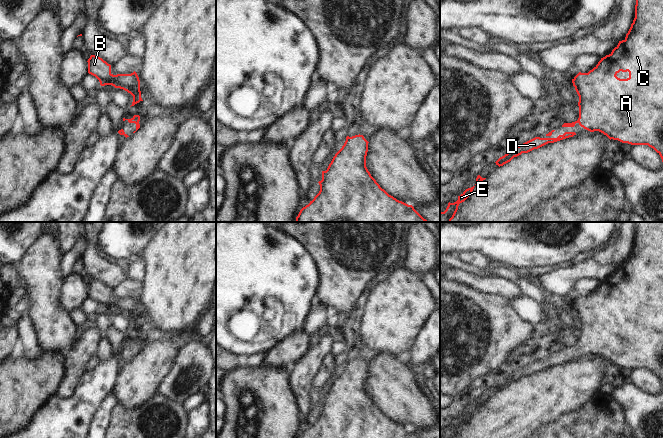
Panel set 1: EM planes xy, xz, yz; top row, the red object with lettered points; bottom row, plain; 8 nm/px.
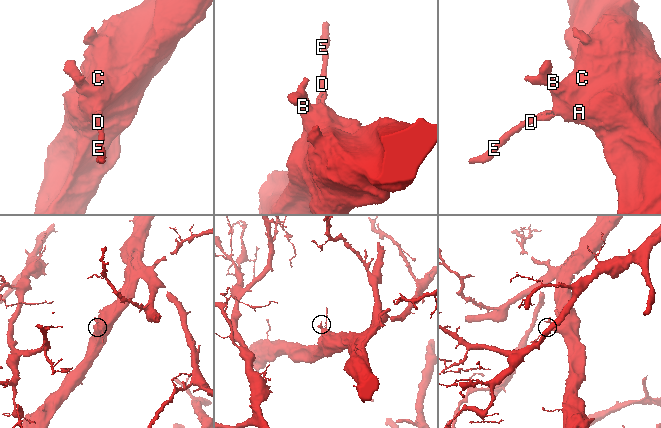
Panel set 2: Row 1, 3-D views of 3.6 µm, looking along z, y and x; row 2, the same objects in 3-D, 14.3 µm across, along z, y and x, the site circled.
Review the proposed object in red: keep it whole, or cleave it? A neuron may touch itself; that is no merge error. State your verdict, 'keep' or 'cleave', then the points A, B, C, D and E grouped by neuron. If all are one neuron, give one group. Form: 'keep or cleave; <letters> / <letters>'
keep; A B C D E

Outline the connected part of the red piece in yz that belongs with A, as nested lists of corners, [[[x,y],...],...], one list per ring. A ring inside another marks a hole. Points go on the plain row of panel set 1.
[[[635,222],[635,242],[624,264],[619,265],[618,269],[609,279],[601,282],[598,288],[588,297],[579,296],[572,307],[579,320],[579,342],[572,347],[564,347],[562,351],[574,351],[578,347],[584,353],[594,356],[599,355],[606,359],[610,364],[618,364],[622,367],[631,369],[648,369],[653,372],[661,381],[663,386],[663,222]],[[620,296],[629,296],[627,303],[620,303],[616,299]]]

